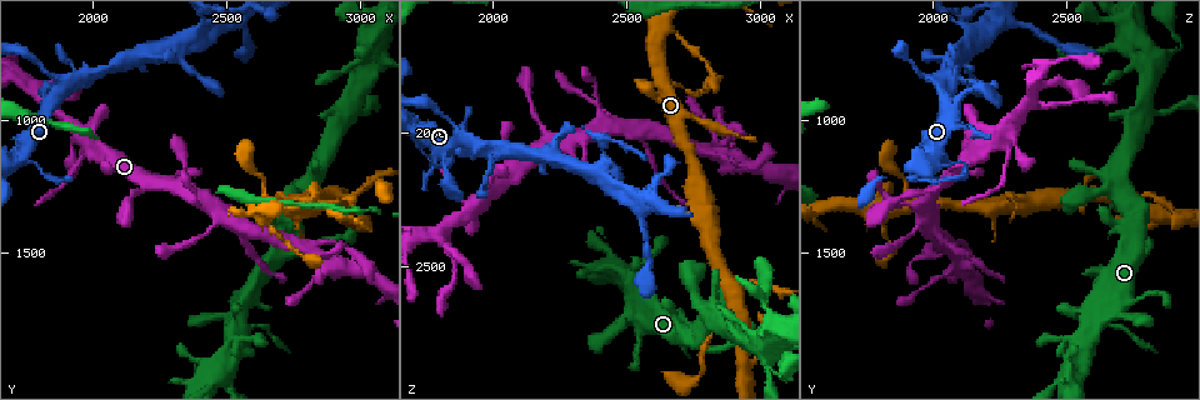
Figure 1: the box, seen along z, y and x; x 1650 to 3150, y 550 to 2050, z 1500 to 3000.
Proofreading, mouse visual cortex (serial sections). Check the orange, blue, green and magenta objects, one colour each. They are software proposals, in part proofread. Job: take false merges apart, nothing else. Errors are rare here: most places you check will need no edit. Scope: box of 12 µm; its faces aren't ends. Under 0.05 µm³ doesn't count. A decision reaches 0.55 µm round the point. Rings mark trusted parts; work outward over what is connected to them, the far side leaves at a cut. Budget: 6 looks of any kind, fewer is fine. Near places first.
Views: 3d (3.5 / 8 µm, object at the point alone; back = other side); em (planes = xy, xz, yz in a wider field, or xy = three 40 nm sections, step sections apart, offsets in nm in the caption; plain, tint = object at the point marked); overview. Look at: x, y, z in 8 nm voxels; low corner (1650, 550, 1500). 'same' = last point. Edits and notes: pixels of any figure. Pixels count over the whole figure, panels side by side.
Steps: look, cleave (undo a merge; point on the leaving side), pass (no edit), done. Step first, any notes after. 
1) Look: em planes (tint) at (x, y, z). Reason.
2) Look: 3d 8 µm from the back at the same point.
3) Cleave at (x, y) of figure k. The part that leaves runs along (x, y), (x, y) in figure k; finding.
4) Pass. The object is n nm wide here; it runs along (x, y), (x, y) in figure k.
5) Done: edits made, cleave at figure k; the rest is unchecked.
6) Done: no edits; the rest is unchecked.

Look: 3d 3.5 µm at (1760, 1160, 2110). Thick turns thin.

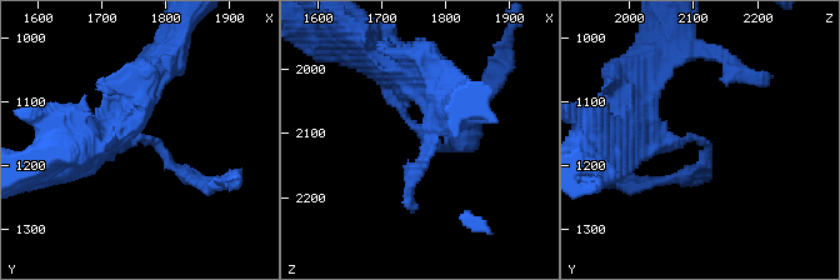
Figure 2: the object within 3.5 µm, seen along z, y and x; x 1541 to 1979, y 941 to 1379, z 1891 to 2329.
Look: em xy step 5 (plain) at (1770, 1160, 2110). Shape alone is not enough.

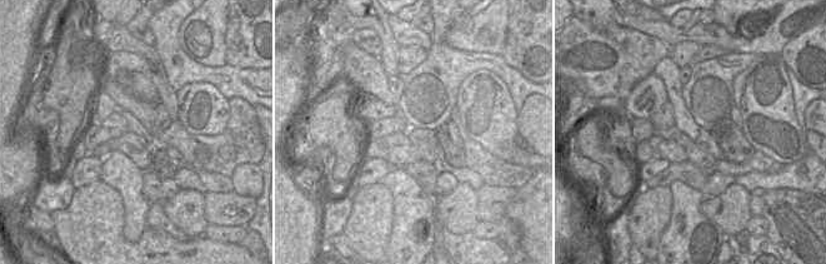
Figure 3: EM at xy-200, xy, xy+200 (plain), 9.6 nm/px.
Look: em xy step 5 (tint) at the same point. With the object marked.

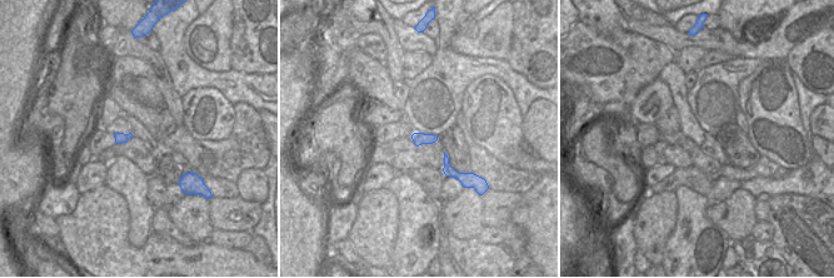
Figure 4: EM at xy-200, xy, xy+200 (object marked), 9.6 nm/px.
Pass. The arms are 200, 200 nm wide; it runs along (114, 135), (109, 150), (148, 139), (190, 178) in figure 2; one cell here.

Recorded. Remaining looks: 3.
Look: 3d 8 µm at (2550, 1430, 2020). Sudden change in width.

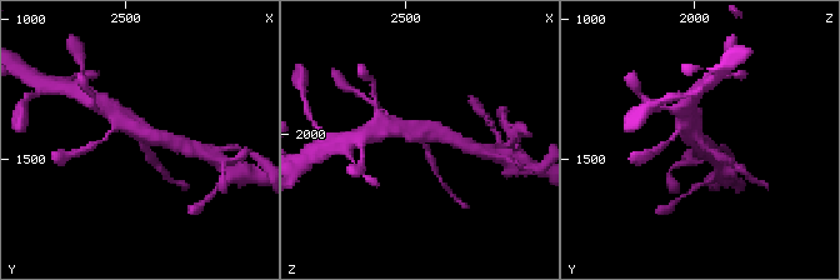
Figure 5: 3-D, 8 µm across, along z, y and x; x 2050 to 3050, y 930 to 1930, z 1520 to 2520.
Look: 3d 3.5 µm at (2540, 1430, 2020). Zoom in.

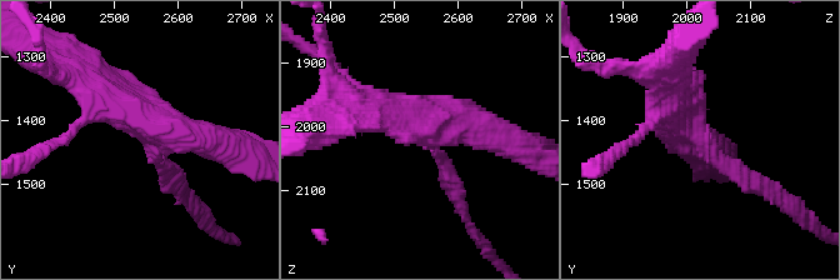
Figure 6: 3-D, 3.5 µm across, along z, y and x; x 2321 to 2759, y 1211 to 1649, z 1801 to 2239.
Look: em xy step 3 (tint) at (2555, 1430, 2015). 3 arms meet here; the arms are 200, 400, 450 nm wide; need the tissue.

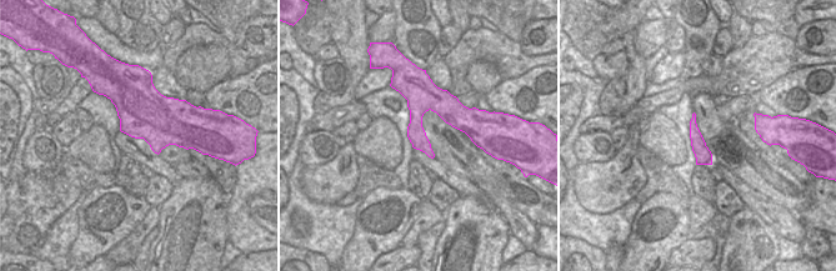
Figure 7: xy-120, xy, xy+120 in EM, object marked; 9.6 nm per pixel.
Pass. It runs along (411, 80), (472, 135) in figure 7; continuous, no second cell.

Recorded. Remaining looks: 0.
Done: no edits; the rest is unchecked.

